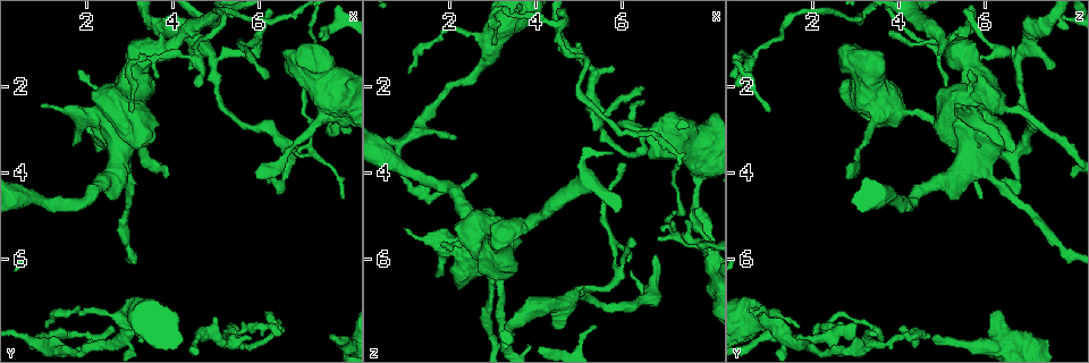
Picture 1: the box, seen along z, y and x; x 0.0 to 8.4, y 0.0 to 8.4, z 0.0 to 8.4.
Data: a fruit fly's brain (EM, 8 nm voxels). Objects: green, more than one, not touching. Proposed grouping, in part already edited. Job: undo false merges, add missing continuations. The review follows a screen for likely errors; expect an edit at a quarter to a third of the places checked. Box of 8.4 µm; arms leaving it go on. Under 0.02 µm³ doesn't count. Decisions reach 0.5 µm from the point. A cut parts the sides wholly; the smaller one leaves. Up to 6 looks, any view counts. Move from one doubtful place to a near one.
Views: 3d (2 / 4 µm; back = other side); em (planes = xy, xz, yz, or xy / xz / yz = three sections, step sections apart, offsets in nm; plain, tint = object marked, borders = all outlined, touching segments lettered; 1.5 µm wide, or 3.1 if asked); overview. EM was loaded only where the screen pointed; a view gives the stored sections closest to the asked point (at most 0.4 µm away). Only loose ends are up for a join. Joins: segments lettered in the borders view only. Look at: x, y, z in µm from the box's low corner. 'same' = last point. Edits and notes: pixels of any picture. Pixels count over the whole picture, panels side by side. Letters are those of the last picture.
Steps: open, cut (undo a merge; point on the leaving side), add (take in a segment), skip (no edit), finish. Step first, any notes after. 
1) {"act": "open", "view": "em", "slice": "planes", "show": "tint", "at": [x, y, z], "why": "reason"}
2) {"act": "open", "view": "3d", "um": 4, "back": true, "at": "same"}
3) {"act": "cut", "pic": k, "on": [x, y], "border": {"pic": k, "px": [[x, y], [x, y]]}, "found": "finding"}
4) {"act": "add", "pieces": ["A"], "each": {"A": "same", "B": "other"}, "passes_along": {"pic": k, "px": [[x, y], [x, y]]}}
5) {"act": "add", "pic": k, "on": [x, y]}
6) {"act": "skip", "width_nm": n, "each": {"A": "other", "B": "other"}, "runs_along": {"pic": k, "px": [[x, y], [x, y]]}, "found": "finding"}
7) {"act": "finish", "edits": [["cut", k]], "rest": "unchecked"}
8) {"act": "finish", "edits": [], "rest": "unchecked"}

{"act": "open", "view": "em", "slice": "yz", "step": 4, "show": "tint", "at": [4.95, 1.25, 6.75], "why": "arms part here"}

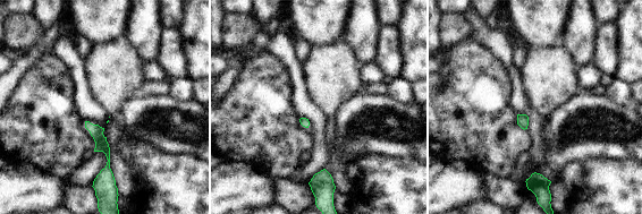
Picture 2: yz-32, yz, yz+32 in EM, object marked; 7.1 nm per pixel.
{"act": "open", "view": "em", "slice": "planes", "show": "borders", "at": "same", "why": "cut it another way"}

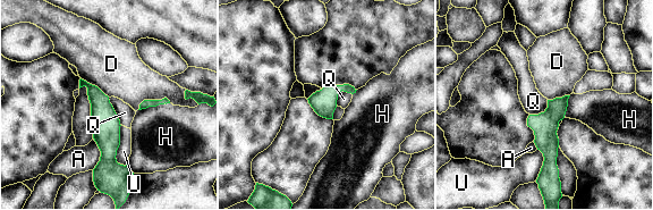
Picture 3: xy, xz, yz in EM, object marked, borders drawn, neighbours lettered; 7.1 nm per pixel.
{"act": "skip", "each": {"A": "other", "D": "other", "H": "other", "Q": "other", "U": "other"}, "runs_along": {"pic": 3, "px": [[82, 83], [105, 124], [103, 169]]}, "found": "one cell here"}

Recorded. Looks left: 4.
{"act": "open", "view": "3d", "um": 4, "at": [6.20, 4.15, 6.25], "why": "branch stops here"}

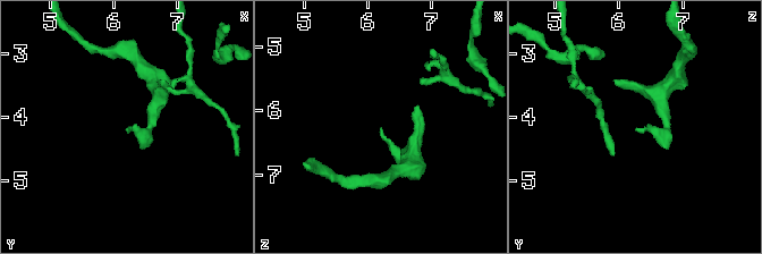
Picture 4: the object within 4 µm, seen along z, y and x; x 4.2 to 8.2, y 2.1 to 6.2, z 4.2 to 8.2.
{"act": "open", "view": "em", "slice": "xz", "step": 4, "show": "borders", "at": [6.20, 4.15, 6.25], "why": "shape alone is not enough"}

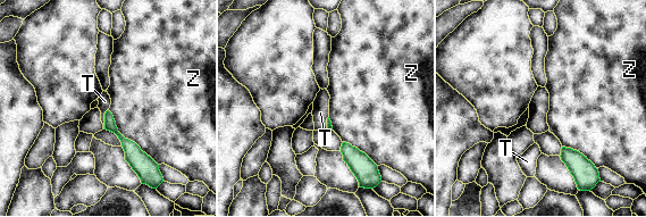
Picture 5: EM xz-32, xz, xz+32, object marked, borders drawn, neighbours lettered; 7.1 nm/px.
{"act": "skip", "each": {"T": "other", "Z": "other"}, "border": {"pic": 5, "px": [[108, 110], [117, 130], [158, 165]]}, "found": "no lettered segment goes on from it"}

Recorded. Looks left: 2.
{"act": "open", "view": "3d", "um": 2, "at": [1.00, 2.45, 5.25], "why": "free end"}

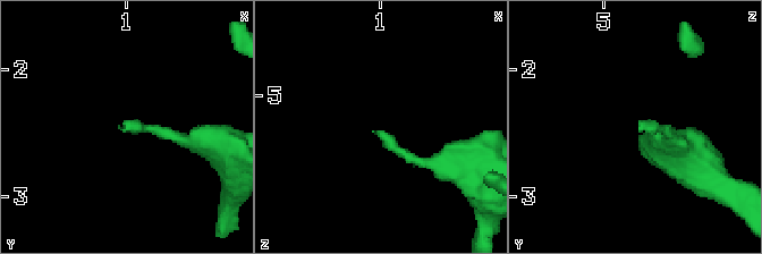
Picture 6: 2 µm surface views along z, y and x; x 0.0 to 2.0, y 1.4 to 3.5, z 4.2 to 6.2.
{"act": "open", "view": "em", "slice": "planes", "show": "borders", "at": [1.00, 2.44, 5.28]}

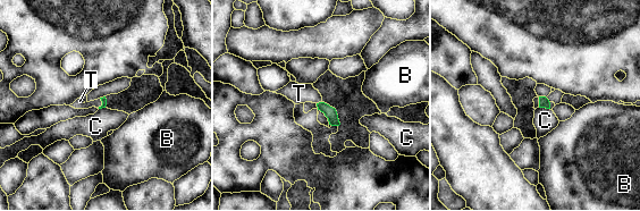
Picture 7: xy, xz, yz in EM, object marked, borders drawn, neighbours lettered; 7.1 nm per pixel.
{"act": "add", "pieces": ["T"], "each": {"B": "other", "C": "other", "T": "same"}, "passes_along": {"pic": 7, "px": [[330, 112], [319, 102], [299, 93]]}, "found": "the cell continues"}

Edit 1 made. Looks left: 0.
{"act": "finish", "edits": [["add", 7]], "rest": "unchecked"}

